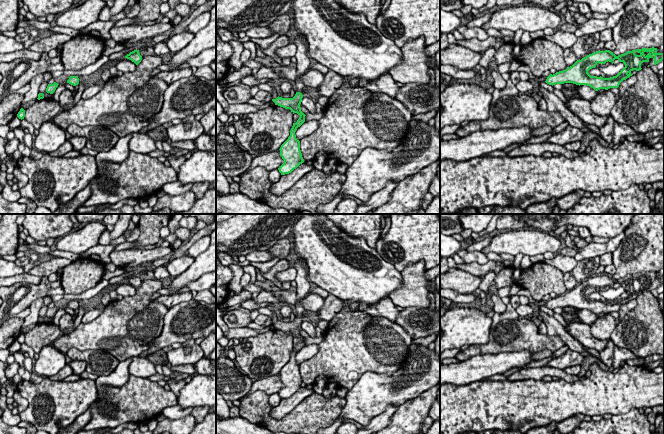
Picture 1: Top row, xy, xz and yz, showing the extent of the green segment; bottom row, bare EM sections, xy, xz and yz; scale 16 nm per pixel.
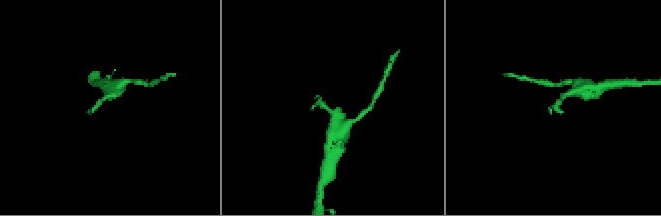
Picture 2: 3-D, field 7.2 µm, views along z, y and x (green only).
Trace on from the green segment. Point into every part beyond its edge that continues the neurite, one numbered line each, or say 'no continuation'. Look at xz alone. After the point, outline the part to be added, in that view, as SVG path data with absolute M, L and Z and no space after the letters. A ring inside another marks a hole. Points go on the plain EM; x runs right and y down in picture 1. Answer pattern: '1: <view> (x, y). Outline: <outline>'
1: xz (299, 308). Outline: M299 303L296 304L295 309L296 309L297 316L300 316L300 317L302 316L303 311L305 310L304 307Z

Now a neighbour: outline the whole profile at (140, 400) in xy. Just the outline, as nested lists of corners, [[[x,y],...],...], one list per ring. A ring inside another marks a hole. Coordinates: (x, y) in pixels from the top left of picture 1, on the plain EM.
[[[130,375],[122,387],[103,386],[98,393],[99,400],[91,409],[92,418],[83,430],[113,429],[124,423],[148,422],[156,418],[164,408],[177,405],[174,392],[165,390],[157,382],[134,375]]]

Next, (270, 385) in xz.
[[[278,373],[276,375],[261,379],[261,380],[256,380],[255,382],[253,382],[250,391],[239,400],[242,401],[249,394],[252,394],[258,390],[264,391],[266,394],[270,396],[274,393],[278,393],[283,387],[284,387],[284,384],[280,380],[280,374]]]

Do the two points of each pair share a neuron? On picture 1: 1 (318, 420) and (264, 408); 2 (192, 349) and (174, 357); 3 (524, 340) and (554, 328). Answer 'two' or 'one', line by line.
1: one
2: one
3: two

